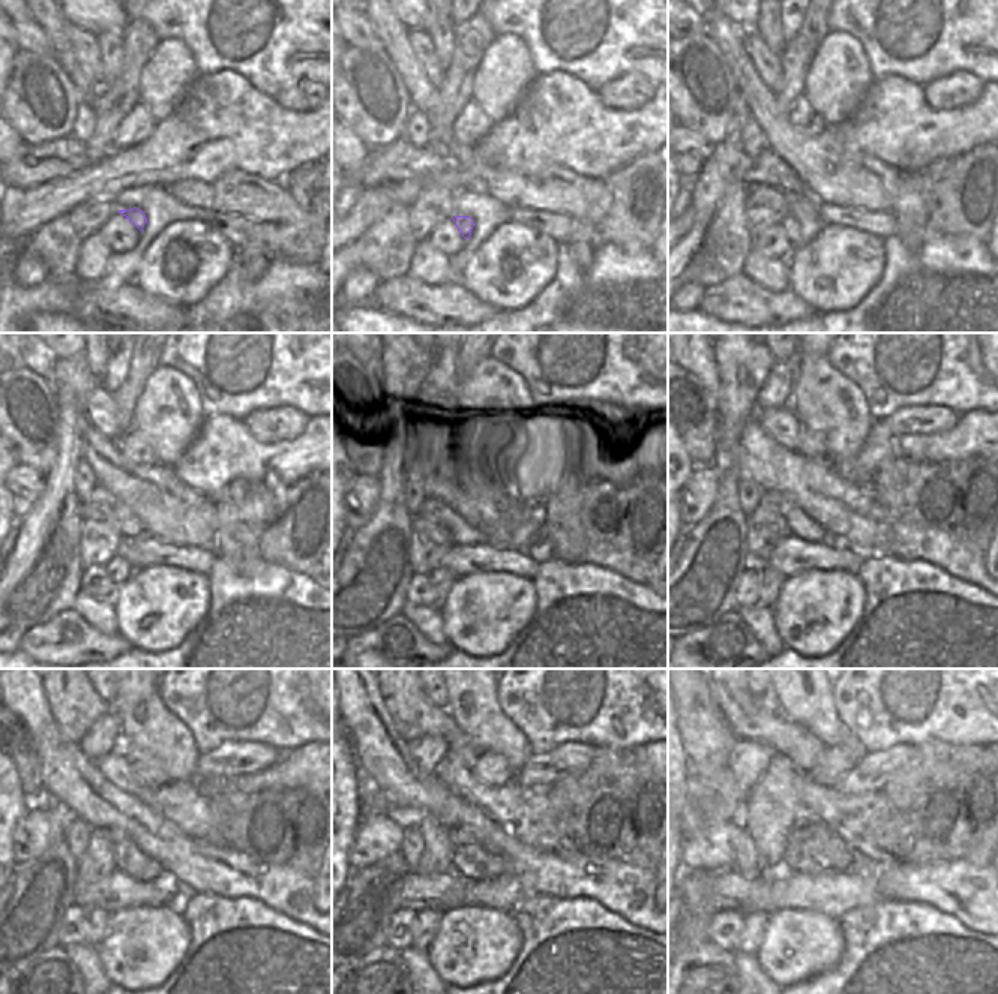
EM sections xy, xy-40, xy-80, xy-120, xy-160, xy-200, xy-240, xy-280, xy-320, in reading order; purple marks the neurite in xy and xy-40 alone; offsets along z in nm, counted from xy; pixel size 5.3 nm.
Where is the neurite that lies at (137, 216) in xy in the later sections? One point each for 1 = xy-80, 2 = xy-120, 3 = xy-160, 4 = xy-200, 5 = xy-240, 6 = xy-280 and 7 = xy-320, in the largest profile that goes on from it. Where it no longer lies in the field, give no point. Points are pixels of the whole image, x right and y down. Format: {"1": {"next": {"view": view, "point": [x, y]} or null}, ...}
{"1": {"next": {"view": "xy-80", "point": [790, 225]}}, "2": {"next": {"view": "xy-120", "point": [119, 568]}}, "3": {"next": {"view": "xy-160", "point": [443, 579]}}, "4": {"next": {"view": "xy-200", "point": [773, 580]}}, "5": {"next": {"view": "xy-240", "point": [98, 918]}}, "6": {"next": {"view": "xy-280", "point": [428, 921]}}, "7": {"next": {"view": "xy-320", "point": [751, 937]}}}

